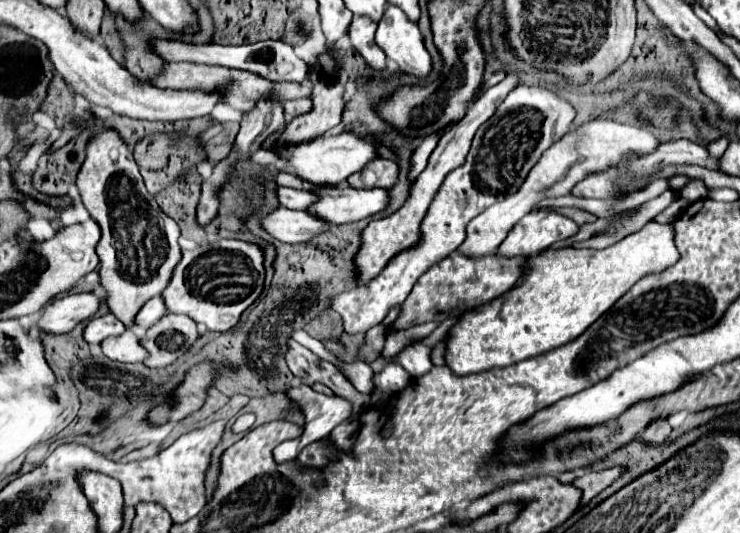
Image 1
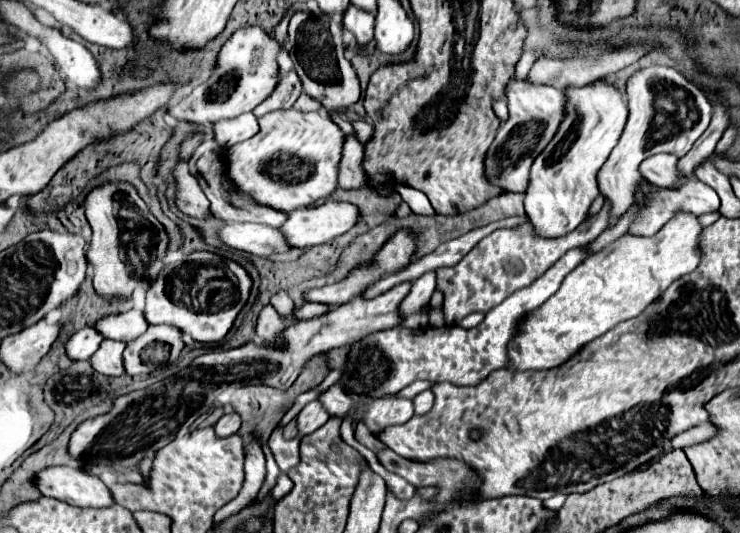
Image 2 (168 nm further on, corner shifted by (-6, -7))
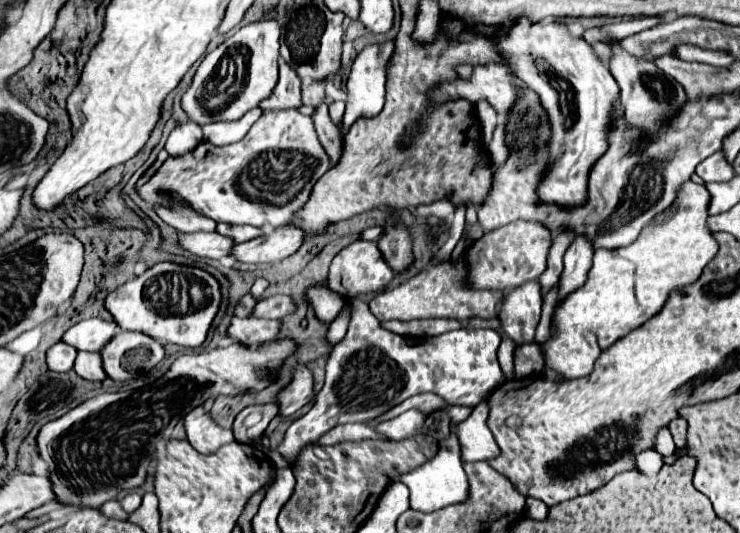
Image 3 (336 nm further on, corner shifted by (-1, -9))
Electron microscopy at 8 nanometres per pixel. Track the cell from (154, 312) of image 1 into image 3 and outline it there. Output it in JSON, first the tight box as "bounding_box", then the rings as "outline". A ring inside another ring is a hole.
{"bounding_box":[62,318,120,350],"outline":[[[90,318],[74,324],[62,340],[70,346],[76,346],[78,350],[102,350],[118,330],[120,326],[114,320]]]}

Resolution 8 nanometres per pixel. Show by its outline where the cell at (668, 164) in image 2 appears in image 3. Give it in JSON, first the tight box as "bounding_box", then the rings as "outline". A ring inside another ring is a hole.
{"bounding_box":[540,180,718,378],"outline":[[[686,180],[676,192],[676,210],[666,222],[646,226],[630,246],[594,252],[594,264],[584,286],[570,292],[554,310],[550,336],[540,344],[546,368],[564,378],[590,374],[602,350],[652,318],[666,302],[670,290],[682,288],[700,276],[702,268],[718,252],[718,242],[706,228],[708,200],[710,194],[702,184]]]}

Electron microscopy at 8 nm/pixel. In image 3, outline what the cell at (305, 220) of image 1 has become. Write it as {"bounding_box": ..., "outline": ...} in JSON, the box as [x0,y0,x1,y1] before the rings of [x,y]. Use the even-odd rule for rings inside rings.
{"bounding_box":[180,232,236,258],"outline":[[[192,232],[180,234],[180,244],[202,258],[224,258],[232,254],[236,242],[234,238],[218,232]]]}

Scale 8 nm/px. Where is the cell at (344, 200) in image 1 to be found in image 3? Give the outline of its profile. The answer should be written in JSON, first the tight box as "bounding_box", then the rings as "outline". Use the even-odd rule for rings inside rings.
{"bounding_box":[234,224,304,264],"outline":[[[284,224],[268,236],[260,236],[234,246],[234,258],[250,264],[274,264],[292,256],[304,242],[304,230],[294,224]]]}

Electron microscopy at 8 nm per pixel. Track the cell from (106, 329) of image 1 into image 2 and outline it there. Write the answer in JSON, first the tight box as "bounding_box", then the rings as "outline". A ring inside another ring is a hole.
{"bounding_box":[65,326,103,360],"outline":[[[87,326],[87,328],[75,332],[65,342],[65,352],[71,360],[89,360],[93,356],[93,352],[99,348],[101,340],[103,338],[91,326]]]}

